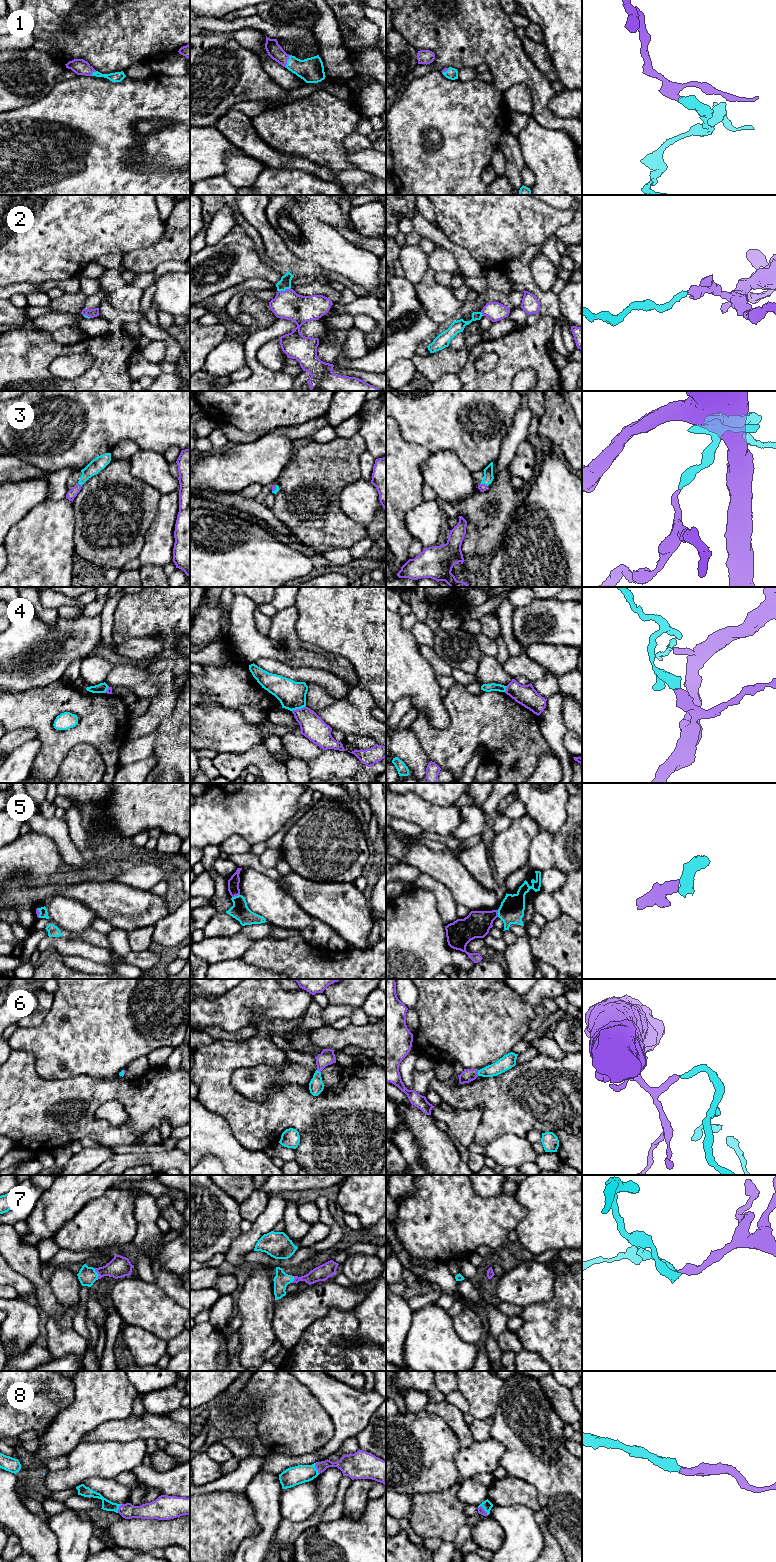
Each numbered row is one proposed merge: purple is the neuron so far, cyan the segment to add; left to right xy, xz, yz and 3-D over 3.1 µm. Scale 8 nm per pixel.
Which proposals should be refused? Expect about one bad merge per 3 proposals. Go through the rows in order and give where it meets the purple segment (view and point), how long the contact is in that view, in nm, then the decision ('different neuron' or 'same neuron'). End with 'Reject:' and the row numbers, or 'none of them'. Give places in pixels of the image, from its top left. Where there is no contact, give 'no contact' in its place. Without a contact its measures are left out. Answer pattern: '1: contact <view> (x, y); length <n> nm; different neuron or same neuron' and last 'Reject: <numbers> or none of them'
1: contact xz (286, 61); length 110 nm; same neuron
2: contact xz (285, 290); length 110 nm; same neuron
3: contact xy (79, 484); length 50 nm; same neuron
4: contact xz (298, 709); length 120 nm; different neuron
5: contact xz (235, 895); length 70 nm; same neuron
6: contact yz (477, 1073); length 50 nm; same neuron
7: contact xy (97, 1272); length 100 nm; same neuron
8: contact yz (484, 1510); length 110 nm; same neuron
Reject: 4

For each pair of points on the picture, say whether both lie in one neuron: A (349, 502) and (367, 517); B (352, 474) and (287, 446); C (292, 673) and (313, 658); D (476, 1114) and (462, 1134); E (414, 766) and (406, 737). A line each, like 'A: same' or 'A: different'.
A: same
B: different
C: different
D: same
E: same

